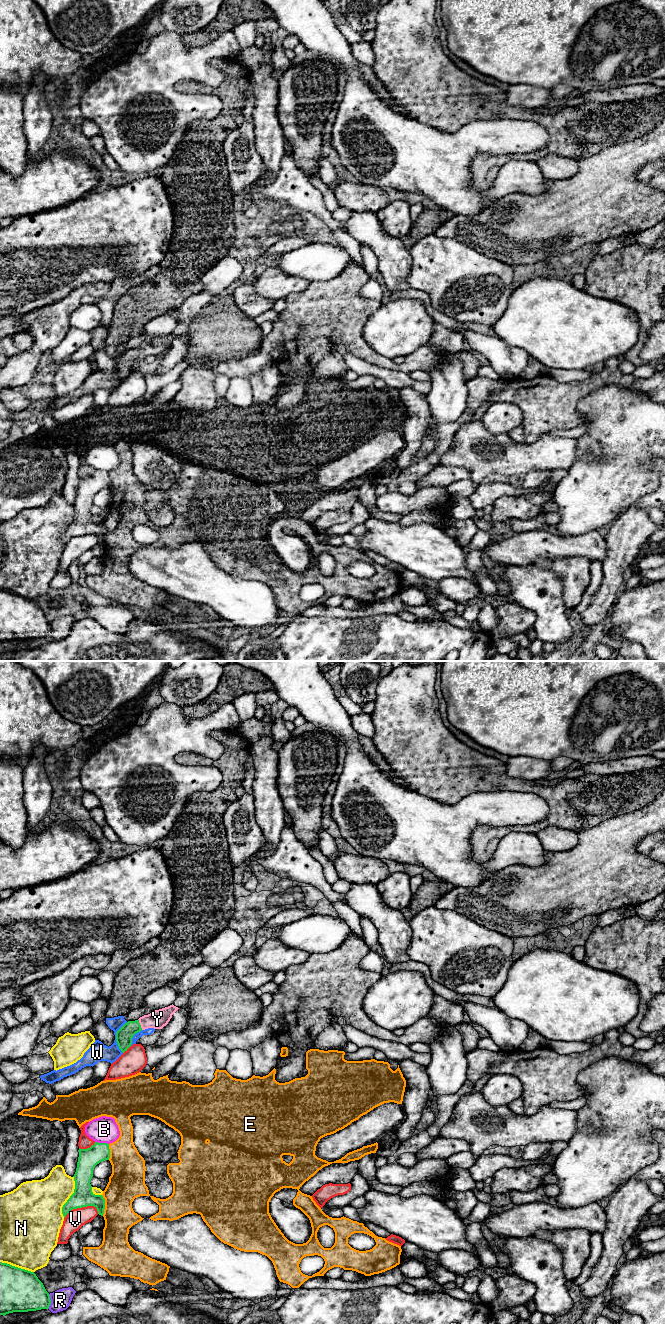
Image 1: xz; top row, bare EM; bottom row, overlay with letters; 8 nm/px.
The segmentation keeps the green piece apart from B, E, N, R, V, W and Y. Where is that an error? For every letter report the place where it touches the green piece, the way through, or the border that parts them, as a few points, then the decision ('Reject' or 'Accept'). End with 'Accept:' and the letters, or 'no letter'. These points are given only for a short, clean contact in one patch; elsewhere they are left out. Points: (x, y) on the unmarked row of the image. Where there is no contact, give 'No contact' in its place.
B: Touches green at xz (102, 471). Reject
E: Touches green at xz (104, 533). Reject
N: Touches green at xz (70, 525). Reject
R: Touches green at xz (50, 629). Reject
V: Touches green at xz (80, 535). Reject
W: Touches green at xz (116, 365). Boundary: xz (127, 350), (116, 360), (116, 371), (122, 381). Reject
Y: Touches green at xz (139, 352). Path across: xz (124, 363), (132, 355), (139, 352), (157, 347). Accept
Accept: Y

